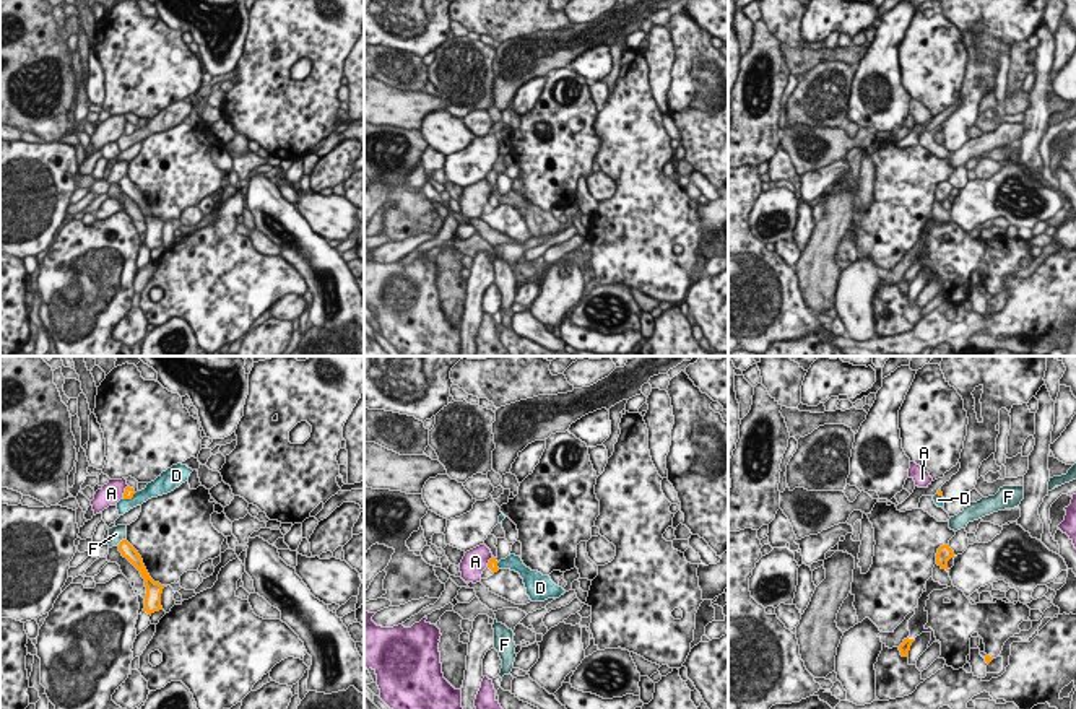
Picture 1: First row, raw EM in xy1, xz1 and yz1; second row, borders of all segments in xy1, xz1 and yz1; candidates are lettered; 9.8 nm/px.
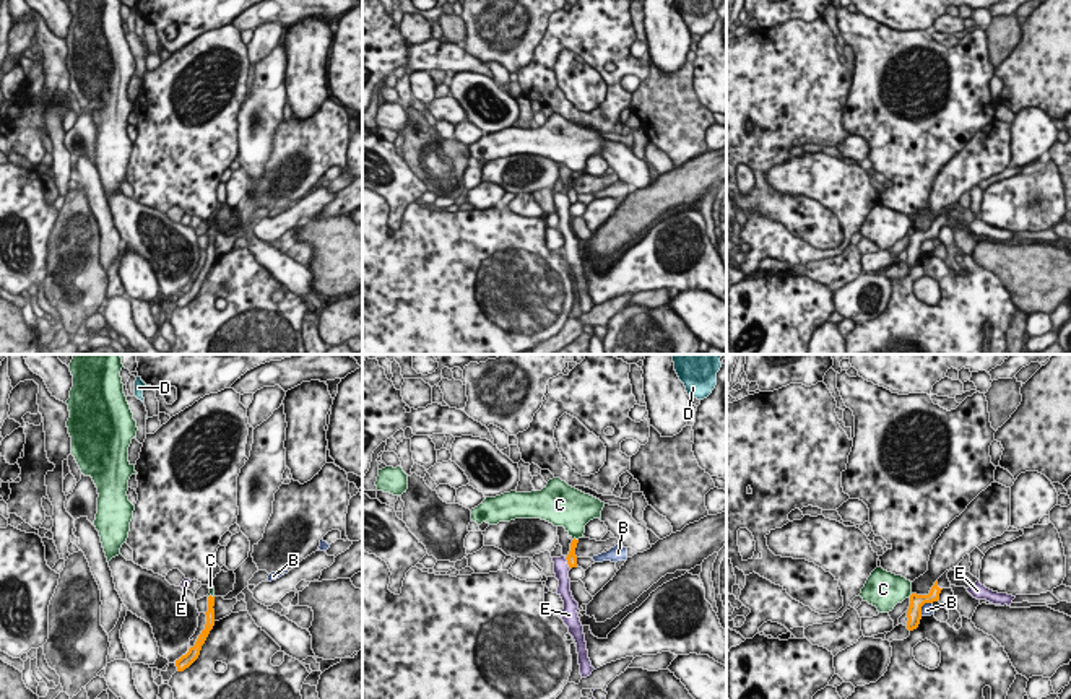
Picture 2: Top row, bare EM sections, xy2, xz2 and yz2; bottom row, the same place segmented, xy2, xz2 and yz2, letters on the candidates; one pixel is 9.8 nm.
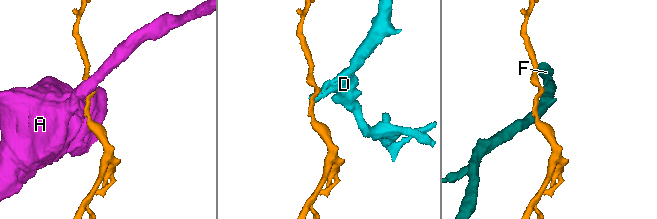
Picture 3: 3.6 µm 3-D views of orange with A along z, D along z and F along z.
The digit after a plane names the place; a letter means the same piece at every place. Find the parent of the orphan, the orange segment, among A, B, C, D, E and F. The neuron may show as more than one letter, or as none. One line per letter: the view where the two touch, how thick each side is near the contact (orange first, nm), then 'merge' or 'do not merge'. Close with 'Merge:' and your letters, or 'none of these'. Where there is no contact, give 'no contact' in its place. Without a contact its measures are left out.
A: xy1 | 100/220 nm | do not merge
B: yz2 | 140/130 nm | do not merge
C: xz2 | 100/320 nm | do not merge
D: xy1 | 100/140 nm | do not merge
E: xz2 | 100/160 nm | do not merge
F: xy1 | 140/160 nm | do not merge
Merge: none of these

